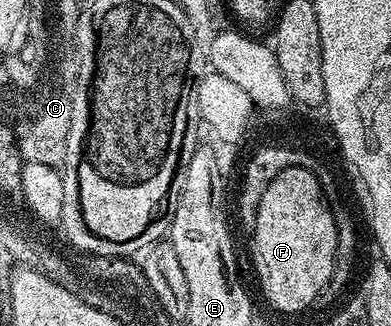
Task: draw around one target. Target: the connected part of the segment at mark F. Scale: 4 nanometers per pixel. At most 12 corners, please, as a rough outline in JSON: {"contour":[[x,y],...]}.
{"contour":[[310,168],[281,171],[249,242],[272,310],[330,273],[334,229]]}

